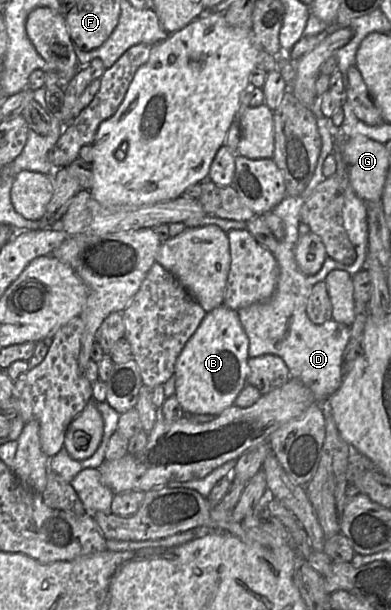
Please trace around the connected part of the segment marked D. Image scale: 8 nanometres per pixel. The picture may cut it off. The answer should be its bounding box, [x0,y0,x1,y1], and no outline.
[238,117,351,401]

